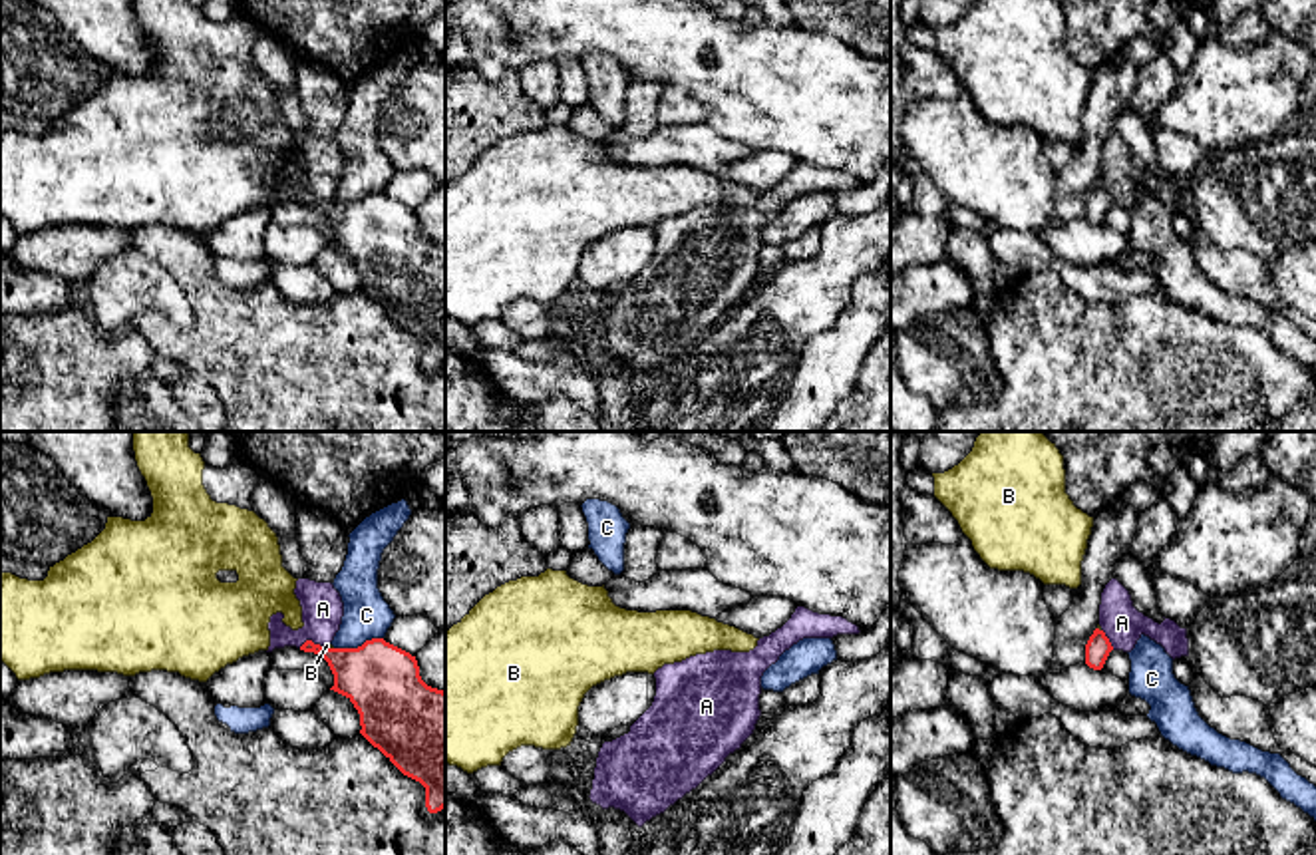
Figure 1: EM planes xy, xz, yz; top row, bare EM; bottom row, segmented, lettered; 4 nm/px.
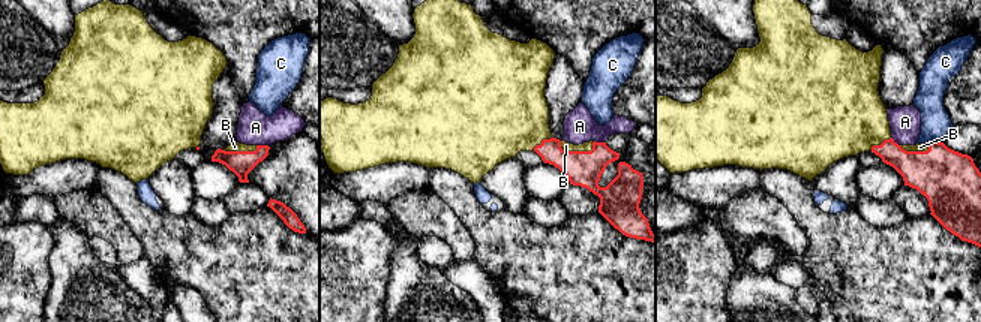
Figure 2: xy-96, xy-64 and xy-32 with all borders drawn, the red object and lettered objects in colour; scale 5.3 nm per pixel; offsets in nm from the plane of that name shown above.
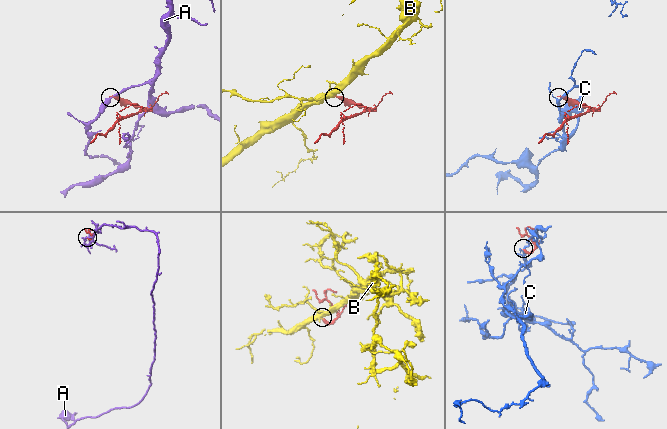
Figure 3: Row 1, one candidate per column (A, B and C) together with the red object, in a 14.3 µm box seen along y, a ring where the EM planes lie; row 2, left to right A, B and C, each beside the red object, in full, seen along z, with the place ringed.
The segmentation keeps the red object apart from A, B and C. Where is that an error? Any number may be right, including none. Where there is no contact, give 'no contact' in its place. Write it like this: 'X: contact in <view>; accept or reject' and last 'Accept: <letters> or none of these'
A: contact in xy; reject
B: contact in xy; accept
C: contact in xy; reject
Accept: B

